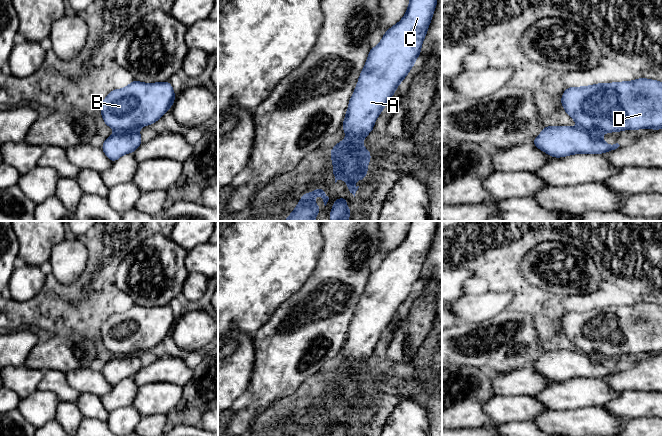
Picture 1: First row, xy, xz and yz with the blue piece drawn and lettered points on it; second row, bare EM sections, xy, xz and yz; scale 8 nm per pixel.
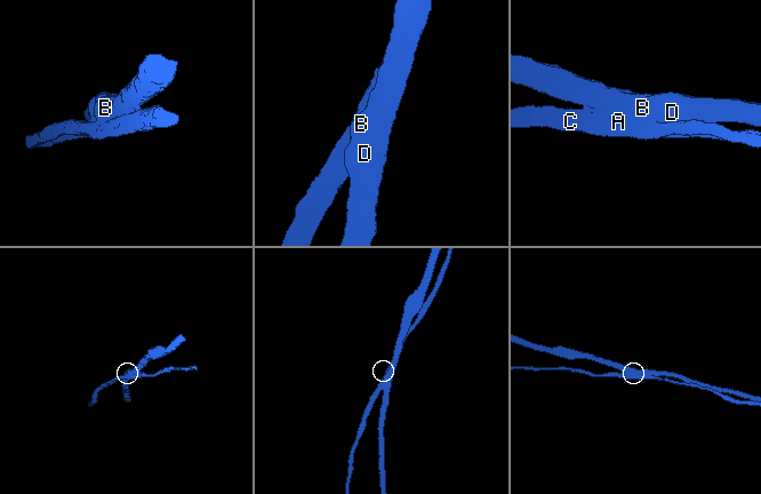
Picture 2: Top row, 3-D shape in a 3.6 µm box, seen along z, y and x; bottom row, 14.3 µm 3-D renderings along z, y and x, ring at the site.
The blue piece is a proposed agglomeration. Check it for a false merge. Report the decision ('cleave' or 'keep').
keep

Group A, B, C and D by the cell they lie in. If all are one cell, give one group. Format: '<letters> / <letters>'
A B C D

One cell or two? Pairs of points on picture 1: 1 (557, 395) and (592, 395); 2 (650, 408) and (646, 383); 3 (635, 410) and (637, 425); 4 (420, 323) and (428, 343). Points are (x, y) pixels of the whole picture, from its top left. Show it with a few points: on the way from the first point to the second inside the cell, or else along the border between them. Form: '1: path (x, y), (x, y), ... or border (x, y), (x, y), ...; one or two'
1: path (566, 395), (583, 395); one
2: border (623, 391), (651, 392); two
3: border (651, 416), (628, 418); two
4: border (431, 327), (426, 338), (412, 356); two

